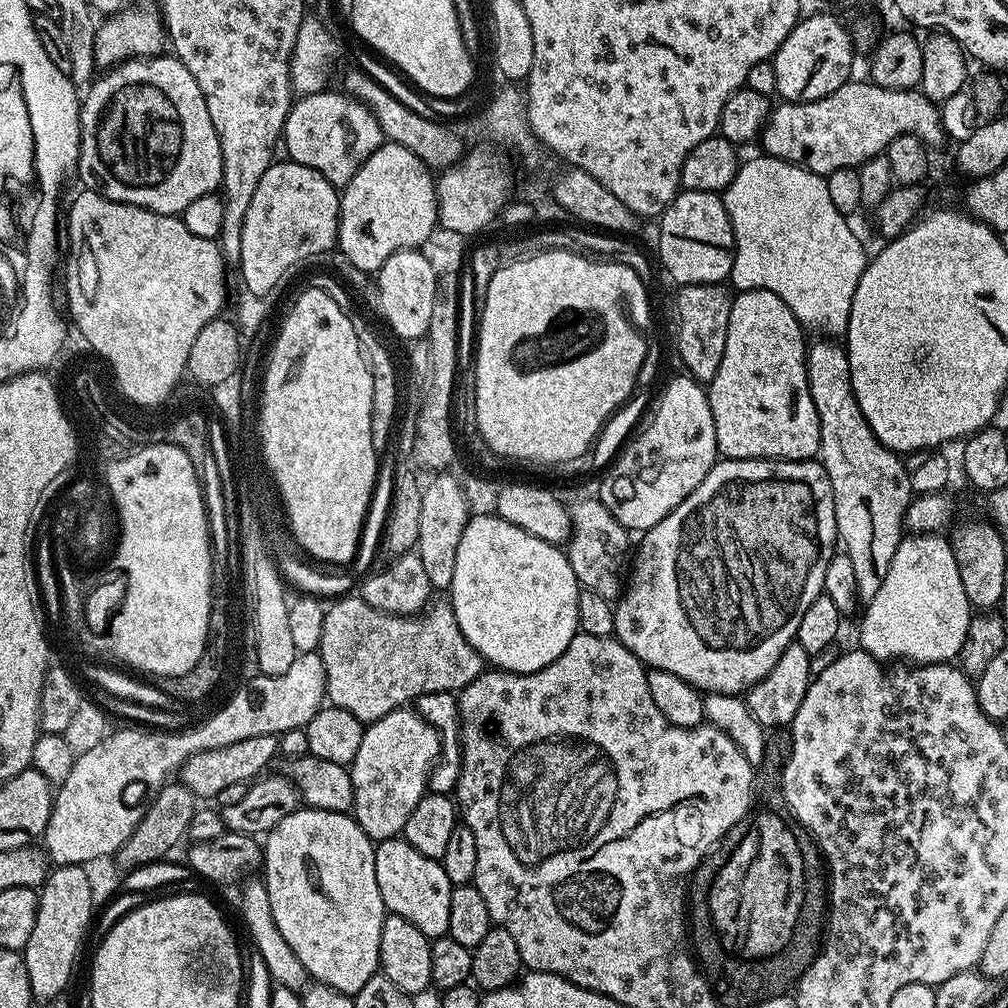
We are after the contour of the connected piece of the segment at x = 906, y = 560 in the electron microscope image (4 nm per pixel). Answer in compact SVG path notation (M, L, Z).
M905 535L898 550L894 550L894 558L884 581L867 601L868 609L865 610L864 621L860 624L859 647L881 662L887 662L891 656L905 656L912 660L908 662L919 662L921 665L942 664L955 661L959 657L974 612L968 603L966 590L963 589L958 562L955 561L949 537L940 535Z

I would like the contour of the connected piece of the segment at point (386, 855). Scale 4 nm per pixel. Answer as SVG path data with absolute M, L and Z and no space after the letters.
M403 838L381 840L375 845L374 874L382 894L385 909L393 916L406 918L430 938L447 937L450 926L450 894L454 885L446 878L440 860L431 860L426 854L414 850Z

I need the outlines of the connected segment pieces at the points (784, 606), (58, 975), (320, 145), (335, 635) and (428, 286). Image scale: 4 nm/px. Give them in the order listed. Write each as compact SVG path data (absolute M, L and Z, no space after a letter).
M717 459L712 469L702 478L702 482L681 502L658 526L648 529L639 537L640 549L635 549L634 559L630 564L632 577L627 577L626 587L622 595L615 601L616 639L633 652L640 663L649 669L661 668L670 670L670 674L678 674L686 682L690 682L701 693L721 692L724 695L735 696L747 693L759 680L766 678L770 670L774 670L774 662L782 658L786 646L795 641L798 626L802 622L802 614L824 591L826 566L834 555L838 537L836 535L836 519L834 518L834 502L830 478L824 470L824 465L811 460L730 460Z
M57 865L39 891L38 913L34 927L22 950L27 978L33 999L51 1002L61 997L72 976L80 944L96 905L92 900L89 881L81 865Z
M332 91L310 92L301 95L293 103L284 123L282 144L283 147L288 147L287 159L291 163L310 166L318 170L318 174L322 174L322 178L326 178L330 183L343 186L350 182L350 178L354 178L354 174L358 174L362 162L366 162L366 158L370 158L370 154L374 154L374 150L378 150L381 144L385 143L385 138L378 126L378 118L364 103L352 99L343 91Z
M345 594L333 599L327 605L326 623L322 626L322 642L318 649L322 662L326 666L327 703L334 708L350 710L350 714L354 714L354 718L358 718L362 722L371 722L390 714L395 708L411 705L416 697L422 694L434 694L435 692L459 693L461 688L466 687L470 682L474 682L474 678L478 678L480 673L485 671L485 661L481 660L479 654L474 650L474 646L470 646L470 642L466 642L466 638L458 626L458 618L454 618L451 603L447 599L438 600L429 603L424 611L417 612L414 616L396 616L392 612L384 612L380 608L370 606L358 594Z
M404 248L396 252L375 273L376 296L380 299L380 312L396 336L407 342L427 337L430 313L434 311L436 297L436 275L423 251Z

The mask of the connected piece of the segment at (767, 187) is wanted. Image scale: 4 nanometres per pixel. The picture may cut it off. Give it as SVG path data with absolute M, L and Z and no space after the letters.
M759 154L753 160L745 159L738 171L734 182L730 182L730 186L724 189L722 195L724 205L730 214L730 222L734 230L734 238L736 239L736 253L734 254L734 266L730 277L730 284L733 289L741 292L748 292L752 288L765 288L770 290L770 294L778 294L778 298L782 298L782 302L786 302L786 306L790 306L797 318L800 319L801 325L805 329L813 328L816 334L823 334L828 338L840 338L848 331L848 323L850 322L850 306L854 302L854 290L858 290L858 282L860 275L864 273L864 268L868 265L869 257L864 256L864 248L860 245L860 240L856 237L854 229L848 225L849 217L845 213L838 210L838 206L834 206L834 201L830 199L830 190L825 177L820 176L816 172L806 170L802 166L792 164L788 160L778 160L774 156L767 154Z

